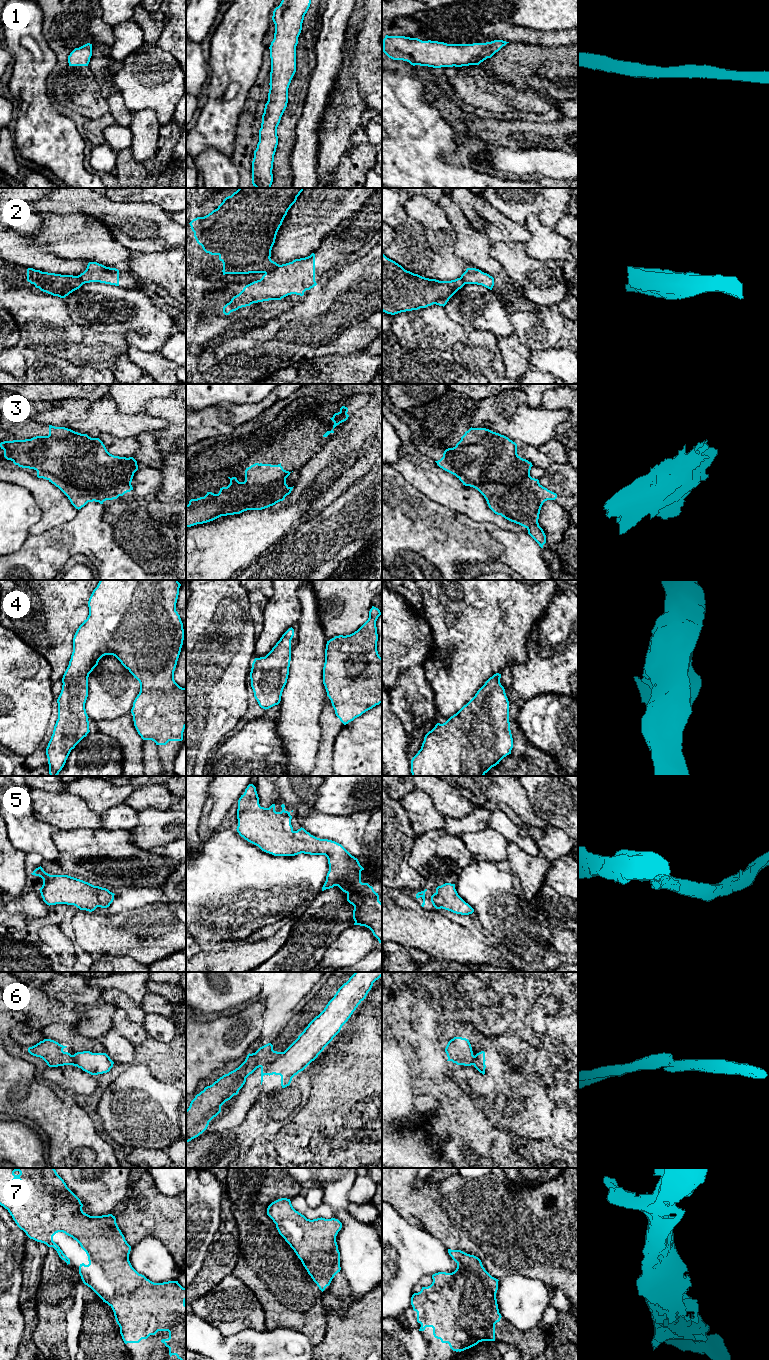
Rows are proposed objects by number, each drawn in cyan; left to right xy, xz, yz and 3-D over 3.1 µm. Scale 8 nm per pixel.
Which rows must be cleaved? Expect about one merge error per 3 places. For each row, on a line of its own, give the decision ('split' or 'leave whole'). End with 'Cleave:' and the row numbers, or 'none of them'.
1: leave whole
2: split
3: leave whole
4: leave whole
5: leave whole
6: split
7: leave whole
Cleave: 2, 6

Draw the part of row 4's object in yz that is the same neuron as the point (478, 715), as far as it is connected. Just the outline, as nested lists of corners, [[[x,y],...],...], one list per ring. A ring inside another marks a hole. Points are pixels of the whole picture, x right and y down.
[[[499,673],[490,677],[456,714],[425,735],[421,749],[411,760],[412,776],[484,776],[511,754],[509,701],[500,678]]]

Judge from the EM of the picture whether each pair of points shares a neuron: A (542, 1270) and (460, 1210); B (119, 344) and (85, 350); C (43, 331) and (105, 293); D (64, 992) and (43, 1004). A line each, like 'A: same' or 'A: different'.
A: same
B: same
C: different
D: different

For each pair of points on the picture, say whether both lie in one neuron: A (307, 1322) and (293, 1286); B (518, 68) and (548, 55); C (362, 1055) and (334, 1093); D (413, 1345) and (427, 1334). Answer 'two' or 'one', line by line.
A: one
B: one
C: one
D: two

